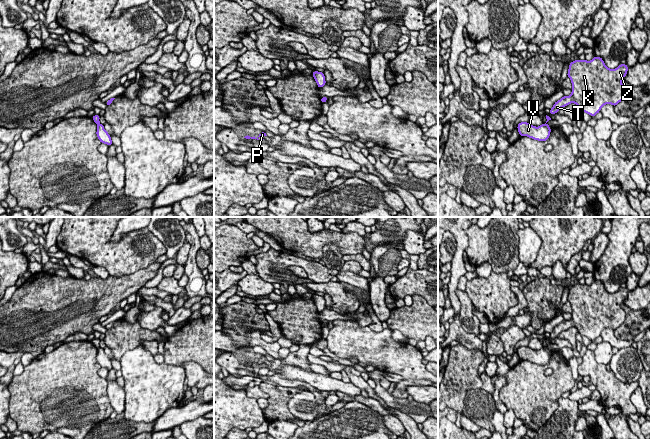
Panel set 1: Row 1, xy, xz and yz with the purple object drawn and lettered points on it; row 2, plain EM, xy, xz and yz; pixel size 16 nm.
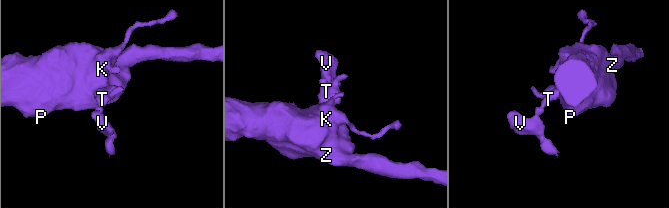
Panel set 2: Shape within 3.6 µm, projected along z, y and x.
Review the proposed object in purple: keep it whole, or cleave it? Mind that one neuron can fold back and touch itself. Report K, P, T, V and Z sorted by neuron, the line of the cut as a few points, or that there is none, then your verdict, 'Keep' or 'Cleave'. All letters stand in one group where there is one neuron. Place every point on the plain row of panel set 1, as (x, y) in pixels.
Groups: K P T Z / V. Split along xz (321, 323), (322, 326). Cleave

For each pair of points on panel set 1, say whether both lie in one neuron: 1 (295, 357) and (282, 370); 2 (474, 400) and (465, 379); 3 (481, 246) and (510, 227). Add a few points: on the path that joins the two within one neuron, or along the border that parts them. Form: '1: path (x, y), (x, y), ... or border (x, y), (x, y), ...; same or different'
1: border (280, 359), (283, 363), (295, 365), (310, 372); different
2: border (480, 388), (474, 388), (467, 392), (461, 412); different
3: path (488, 245), (503, 232); same

